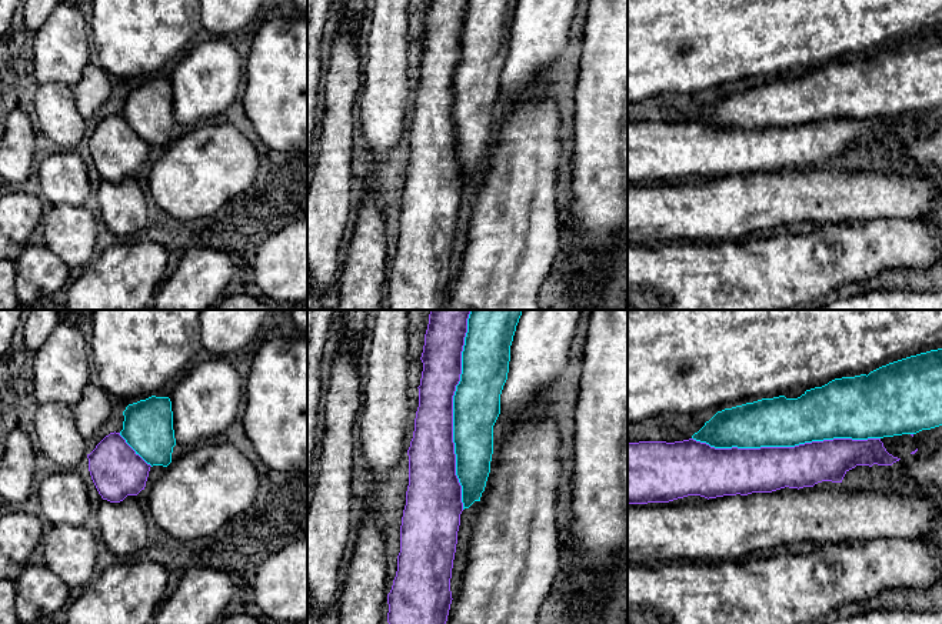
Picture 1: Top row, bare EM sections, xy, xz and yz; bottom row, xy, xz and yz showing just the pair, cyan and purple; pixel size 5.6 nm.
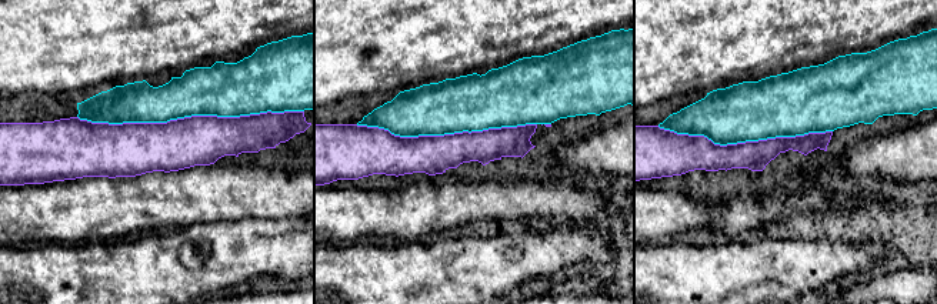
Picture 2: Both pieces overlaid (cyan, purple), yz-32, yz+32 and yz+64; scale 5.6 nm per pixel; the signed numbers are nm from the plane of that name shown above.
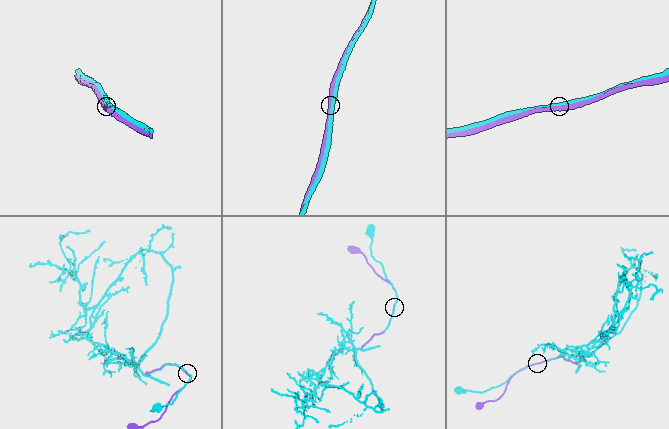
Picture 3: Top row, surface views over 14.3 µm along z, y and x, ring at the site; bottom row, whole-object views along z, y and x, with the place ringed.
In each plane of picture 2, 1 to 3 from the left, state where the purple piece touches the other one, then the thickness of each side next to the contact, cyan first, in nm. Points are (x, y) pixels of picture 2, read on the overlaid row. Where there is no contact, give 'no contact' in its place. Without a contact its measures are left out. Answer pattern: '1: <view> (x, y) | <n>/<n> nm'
1: yz-32 (190, 116) | 300/280 nm
2: yz+32 (446, 133) | 320/220 nm
3: yz+64 (744, 142) | 340/180 nm

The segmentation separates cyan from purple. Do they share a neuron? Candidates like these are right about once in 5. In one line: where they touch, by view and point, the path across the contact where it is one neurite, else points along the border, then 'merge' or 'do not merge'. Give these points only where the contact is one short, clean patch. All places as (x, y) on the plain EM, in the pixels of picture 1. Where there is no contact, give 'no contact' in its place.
xz (453, 94) | do not merge

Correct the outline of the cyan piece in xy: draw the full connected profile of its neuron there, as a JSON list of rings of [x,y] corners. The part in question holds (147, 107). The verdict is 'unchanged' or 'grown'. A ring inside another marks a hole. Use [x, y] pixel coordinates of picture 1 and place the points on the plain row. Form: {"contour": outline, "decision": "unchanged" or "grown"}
{"contour": [[[152,76],[129,84],[123,96],[126,123],[152,147],[167,147],[176,126],[170,79]]], "decision": "unchanged"}

